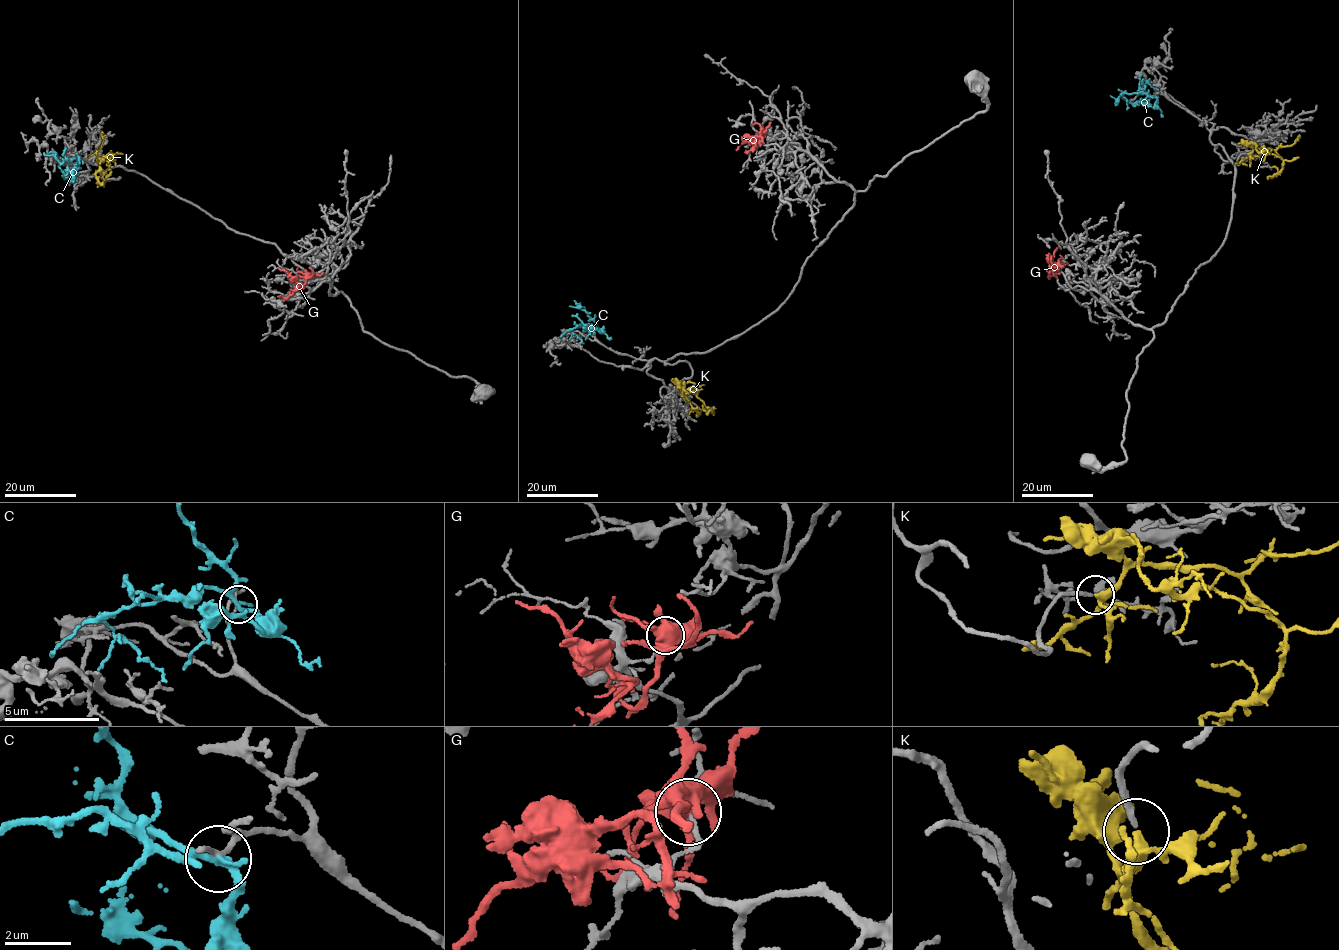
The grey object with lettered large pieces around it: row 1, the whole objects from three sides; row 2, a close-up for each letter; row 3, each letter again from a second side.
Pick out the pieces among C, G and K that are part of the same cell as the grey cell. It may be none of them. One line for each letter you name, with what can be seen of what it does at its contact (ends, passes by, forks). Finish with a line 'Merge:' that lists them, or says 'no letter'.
K: it forks
Merge: K

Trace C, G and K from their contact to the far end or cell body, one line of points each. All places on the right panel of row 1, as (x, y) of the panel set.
C: (1155, 97), (1142, 92), (1125, 92), (1116, 100), (1110, 95)
G: (1059, 266), (1048, 276), (1046, 271)
K: (1248, 154), (1256, 144), (1259, 152), (1270, 152), (1283, 161), (1283, 168), (1269, 178)

